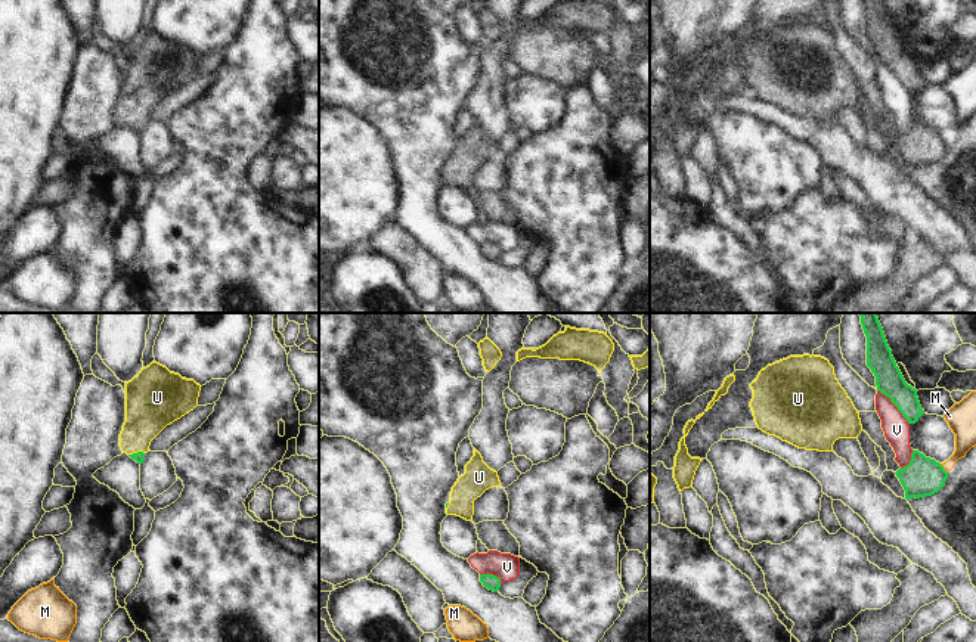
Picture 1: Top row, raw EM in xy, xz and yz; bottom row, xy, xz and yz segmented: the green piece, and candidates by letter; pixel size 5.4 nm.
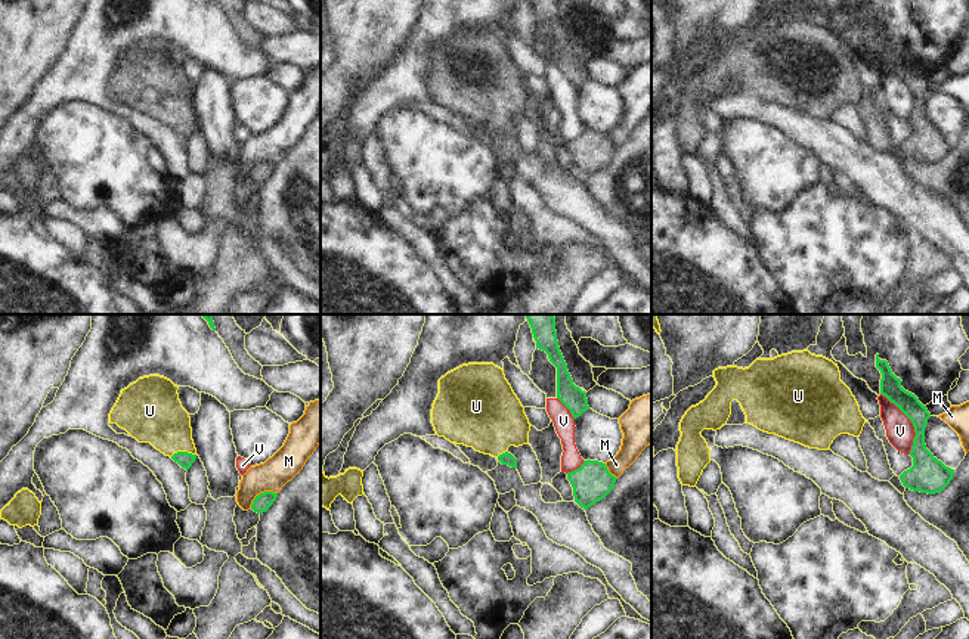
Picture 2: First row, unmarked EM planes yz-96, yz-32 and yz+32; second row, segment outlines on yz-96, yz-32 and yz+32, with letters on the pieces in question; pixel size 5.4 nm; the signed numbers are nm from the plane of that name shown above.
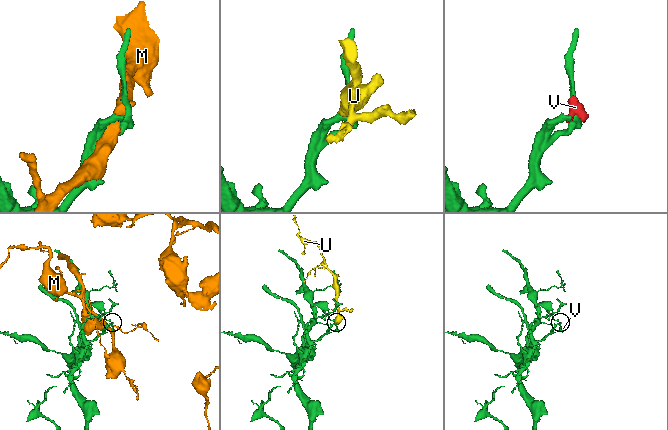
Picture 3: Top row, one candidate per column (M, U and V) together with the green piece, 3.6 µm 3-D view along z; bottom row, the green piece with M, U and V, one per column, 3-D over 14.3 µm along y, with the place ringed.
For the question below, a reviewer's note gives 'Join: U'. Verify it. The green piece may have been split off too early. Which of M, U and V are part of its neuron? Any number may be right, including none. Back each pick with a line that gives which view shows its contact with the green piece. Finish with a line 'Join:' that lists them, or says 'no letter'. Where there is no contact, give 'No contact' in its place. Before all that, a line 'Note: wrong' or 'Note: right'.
Note: right
U: Touches green in xy
Join: U

